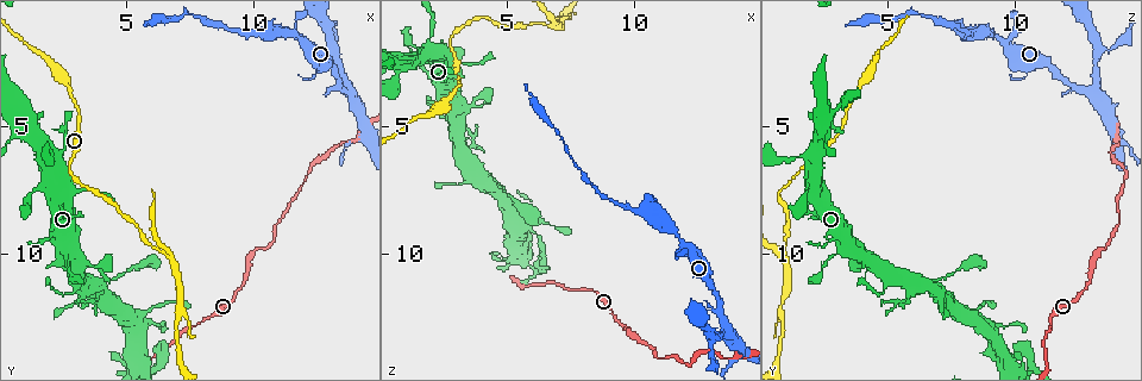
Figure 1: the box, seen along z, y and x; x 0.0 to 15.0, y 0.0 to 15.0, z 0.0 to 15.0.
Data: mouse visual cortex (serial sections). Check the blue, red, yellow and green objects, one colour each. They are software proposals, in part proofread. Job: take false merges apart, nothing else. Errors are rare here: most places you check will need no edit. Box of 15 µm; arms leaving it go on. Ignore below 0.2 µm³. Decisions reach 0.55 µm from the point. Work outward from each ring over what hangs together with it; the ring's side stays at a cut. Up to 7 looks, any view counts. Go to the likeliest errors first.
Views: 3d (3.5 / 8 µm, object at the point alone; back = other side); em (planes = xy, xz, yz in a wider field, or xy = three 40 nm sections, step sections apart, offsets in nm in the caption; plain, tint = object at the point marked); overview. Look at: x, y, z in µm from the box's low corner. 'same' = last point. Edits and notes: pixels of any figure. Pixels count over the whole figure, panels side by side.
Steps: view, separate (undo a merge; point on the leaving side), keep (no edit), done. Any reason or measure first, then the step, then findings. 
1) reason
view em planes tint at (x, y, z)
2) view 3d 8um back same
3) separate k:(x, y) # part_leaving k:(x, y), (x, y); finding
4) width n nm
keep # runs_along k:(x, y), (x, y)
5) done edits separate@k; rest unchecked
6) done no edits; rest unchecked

three-way junction
view 3d 3.5um at (6.8, 10.2, 1.0)

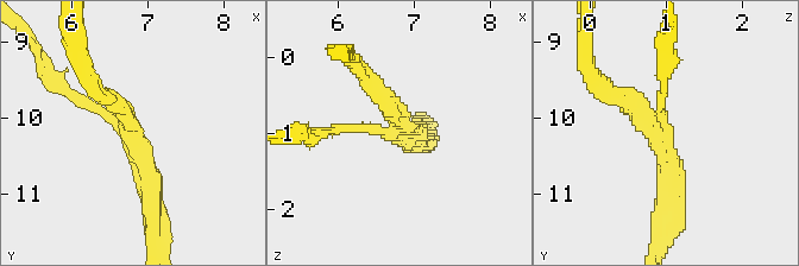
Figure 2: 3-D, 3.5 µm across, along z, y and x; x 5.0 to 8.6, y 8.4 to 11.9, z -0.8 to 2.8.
arms 3; arm_widths 150, 200, 300 nm
view em xy step 3 tint at (6.75, 10.25, 0.90)

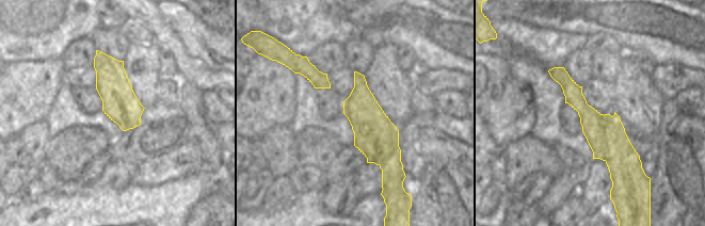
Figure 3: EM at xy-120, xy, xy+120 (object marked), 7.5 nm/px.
separate 2:(385, 95) # two cells meet here

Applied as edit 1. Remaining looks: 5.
view overview

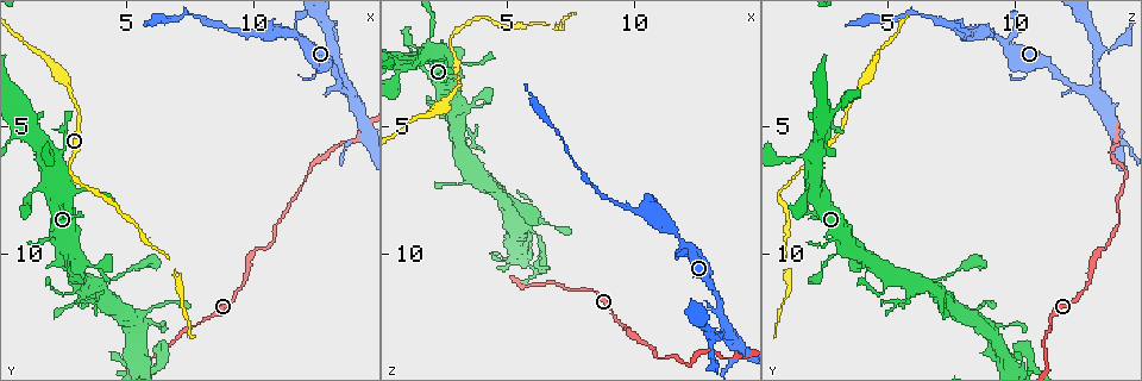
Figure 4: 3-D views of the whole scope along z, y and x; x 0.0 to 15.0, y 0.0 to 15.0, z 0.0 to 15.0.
sudden change in width
view 3d 3.5um at (4.5, 11.0, 7.1)

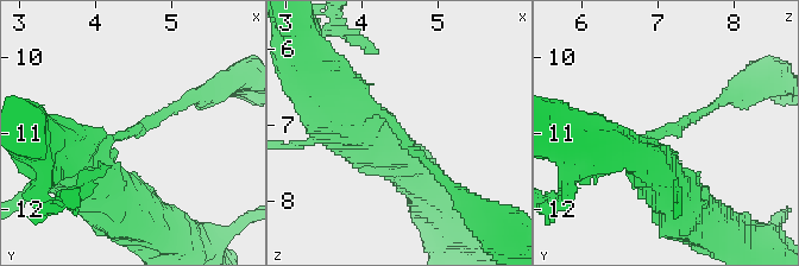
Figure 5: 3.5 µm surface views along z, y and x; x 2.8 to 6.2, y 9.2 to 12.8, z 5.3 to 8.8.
arm_widths 100, 400 nm; need the tissue
view em planes plain at (4.45, 11.05, 7.00)

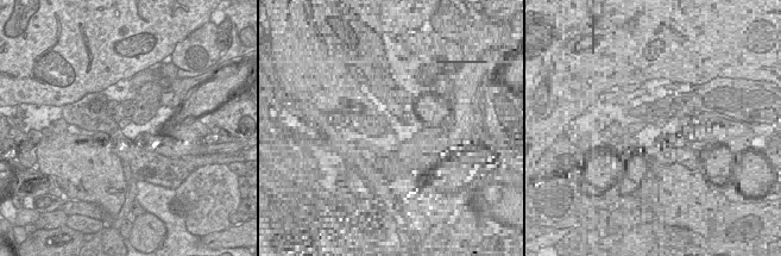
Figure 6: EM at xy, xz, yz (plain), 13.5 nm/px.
with the object marked
view em planes tint same

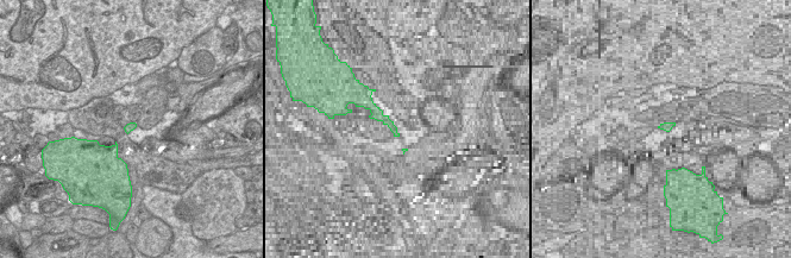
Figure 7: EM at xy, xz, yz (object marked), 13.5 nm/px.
keep # runs_along 5:(321, 90), (391, 120), (442, 181); one cell here

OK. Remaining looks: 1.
done edits separate@2; rest unchecked

